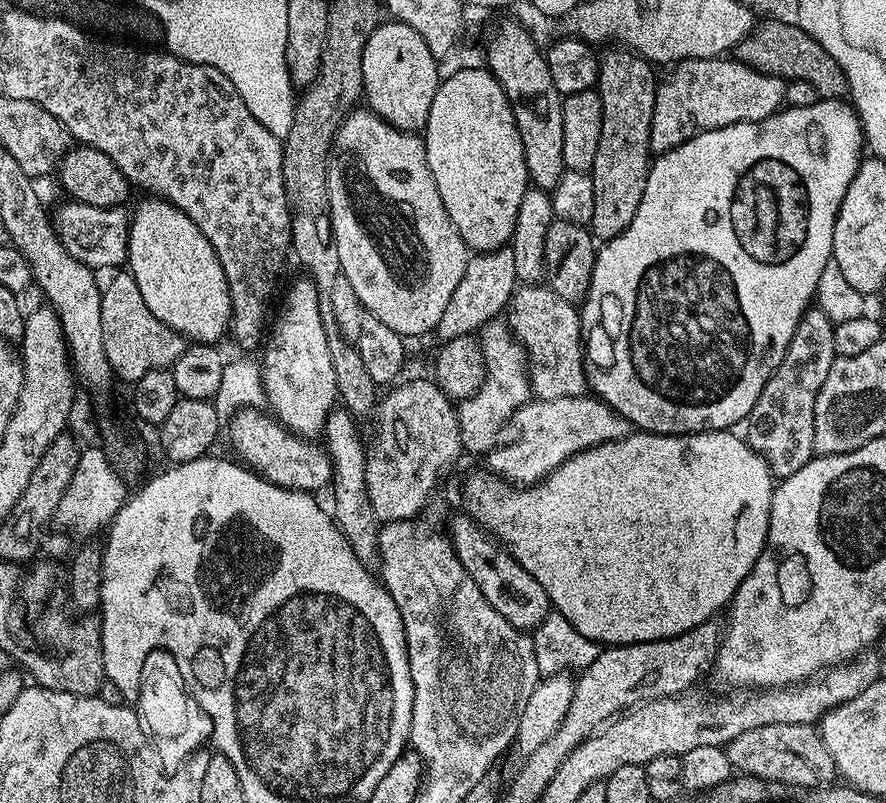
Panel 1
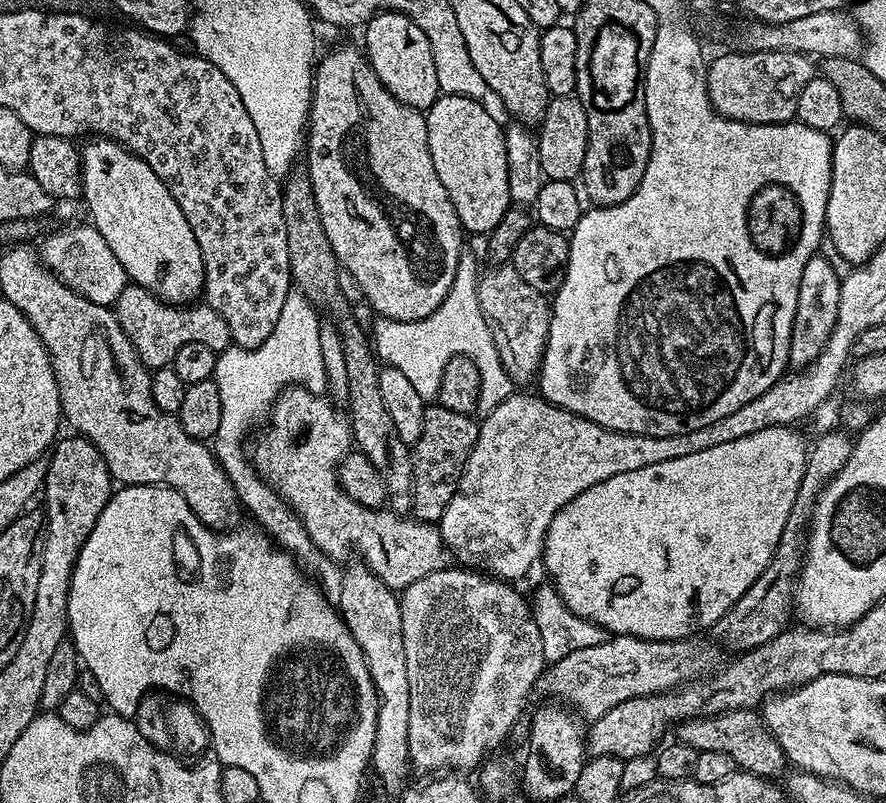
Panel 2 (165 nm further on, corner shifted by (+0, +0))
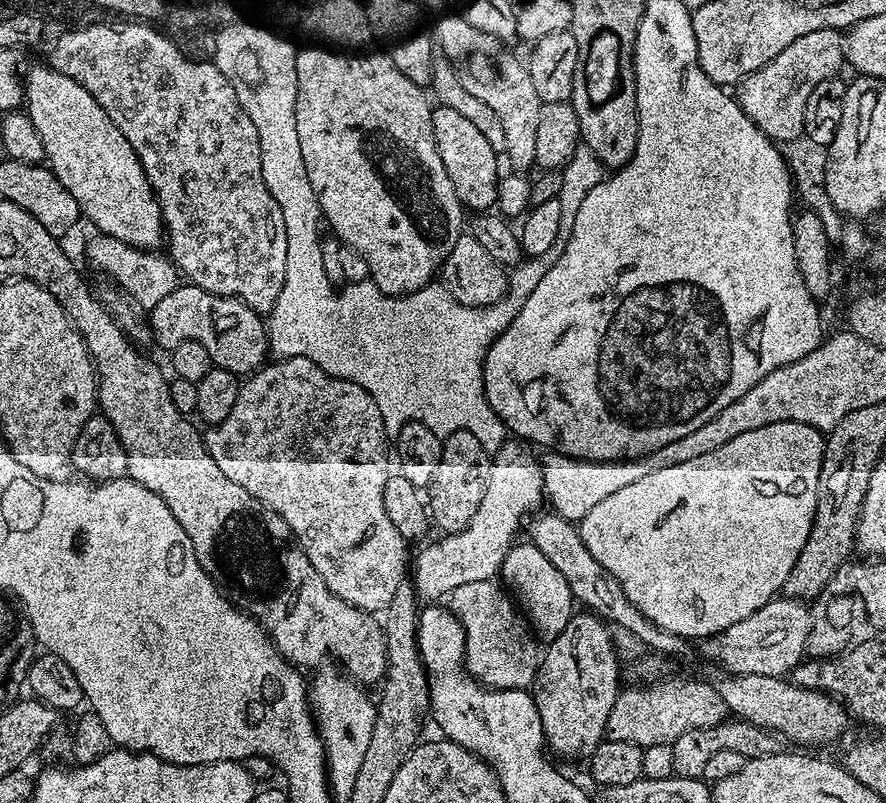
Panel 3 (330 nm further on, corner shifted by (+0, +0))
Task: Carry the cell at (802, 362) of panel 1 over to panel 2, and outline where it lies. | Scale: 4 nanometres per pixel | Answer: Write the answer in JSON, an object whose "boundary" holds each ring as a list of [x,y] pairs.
{"boundary":[[[819,254],[810,258],[802,270],[802,282],[798,282],[798,306],[794,310],[794,326],[790,330],[788,368],[799,370],[809,368],[822,354],[834,322],[838,322],[838,298],[841,278],[826,257]]]}

